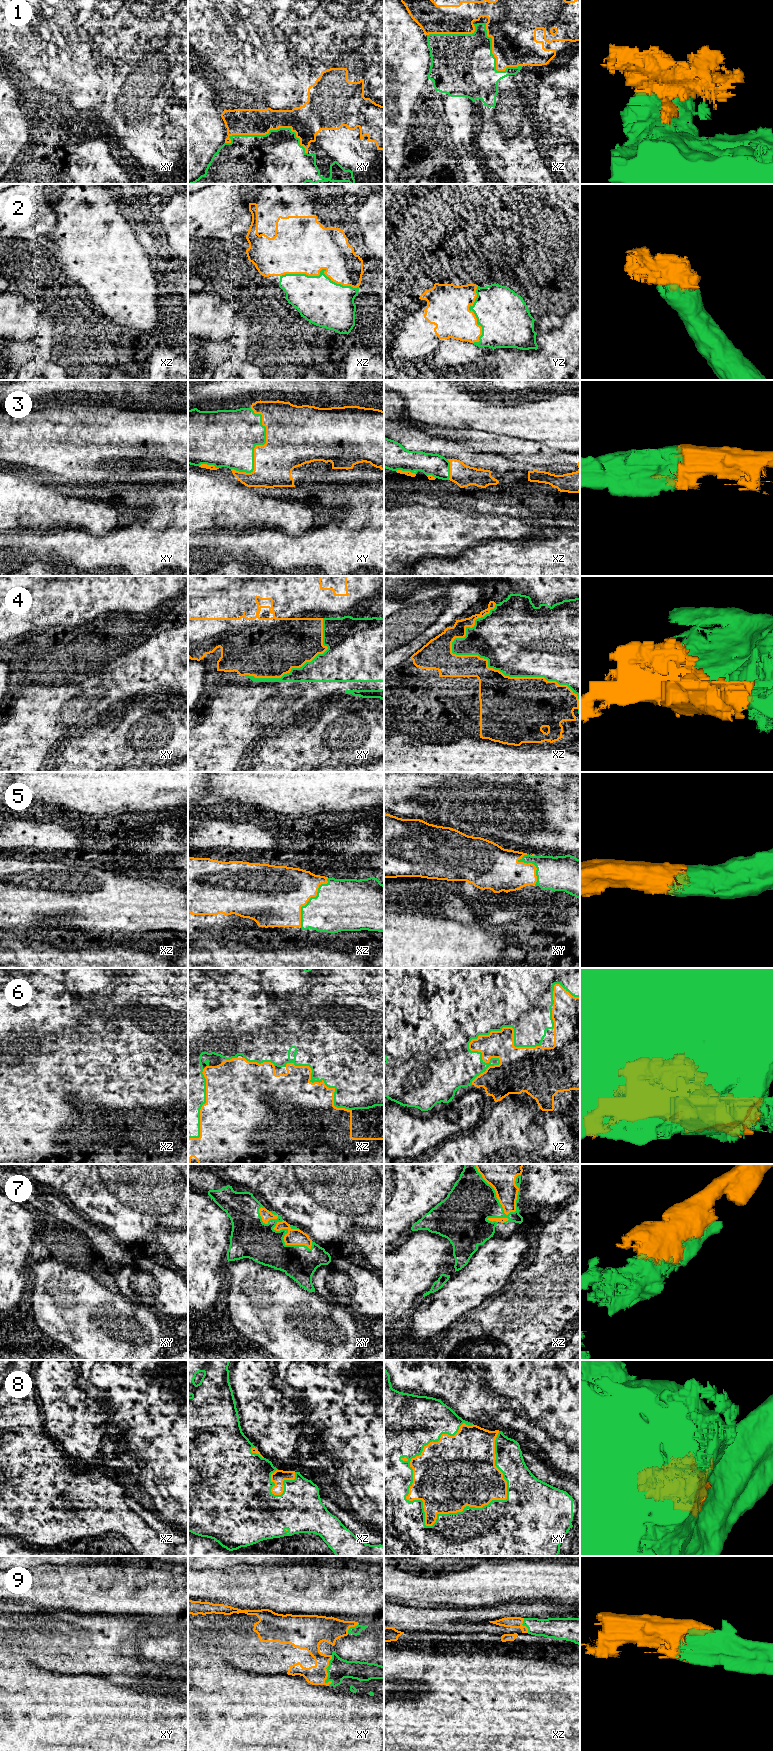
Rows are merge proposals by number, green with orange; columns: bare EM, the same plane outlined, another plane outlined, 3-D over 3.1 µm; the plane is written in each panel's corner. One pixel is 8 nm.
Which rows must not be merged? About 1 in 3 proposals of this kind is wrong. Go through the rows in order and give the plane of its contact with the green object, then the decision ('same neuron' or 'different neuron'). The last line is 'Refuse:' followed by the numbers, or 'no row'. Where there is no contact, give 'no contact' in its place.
1: xy | same neuron
2: xz | same neuron
3: xy | same neuron
4: xz | different neuron
5: xz | same neuron
6: yz | same neuron
7: xz | same neuron
8: xy | same neuron
9: xy | same neuron
Refuse: 4

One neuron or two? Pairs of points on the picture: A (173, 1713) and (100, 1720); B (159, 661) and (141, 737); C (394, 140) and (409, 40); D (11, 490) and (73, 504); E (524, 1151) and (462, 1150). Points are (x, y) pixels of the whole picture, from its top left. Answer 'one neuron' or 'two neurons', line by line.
A: two neurons
B: one neuron
C: one neuron
D: one neuron
E: one neuron

